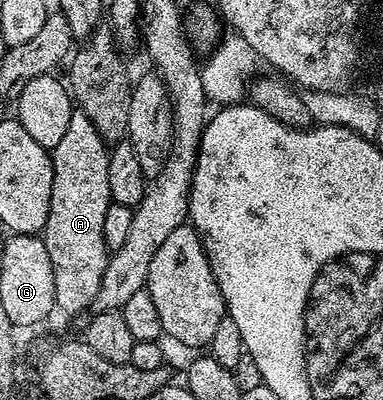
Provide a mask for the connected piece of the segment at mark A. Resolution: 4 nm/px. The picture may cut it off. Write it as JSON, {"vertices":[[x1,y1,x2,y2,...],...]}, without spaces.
{"vertices":[[79,109,74,110,71,125,67,125,67,134,60,139,59,145,51,148,51,205,43,238,47,253,51,256,51,269,55,273,55,301,58,312,66,311,69,315,77,315,85,310,88,312,99,293,99,285,103,285,103,273,107,269,111,254,109,246,103,241,103,220,107,217,111,202,111,184,107,182,109,153,110,148,95,129,95,125,91,125,89,118]]}

